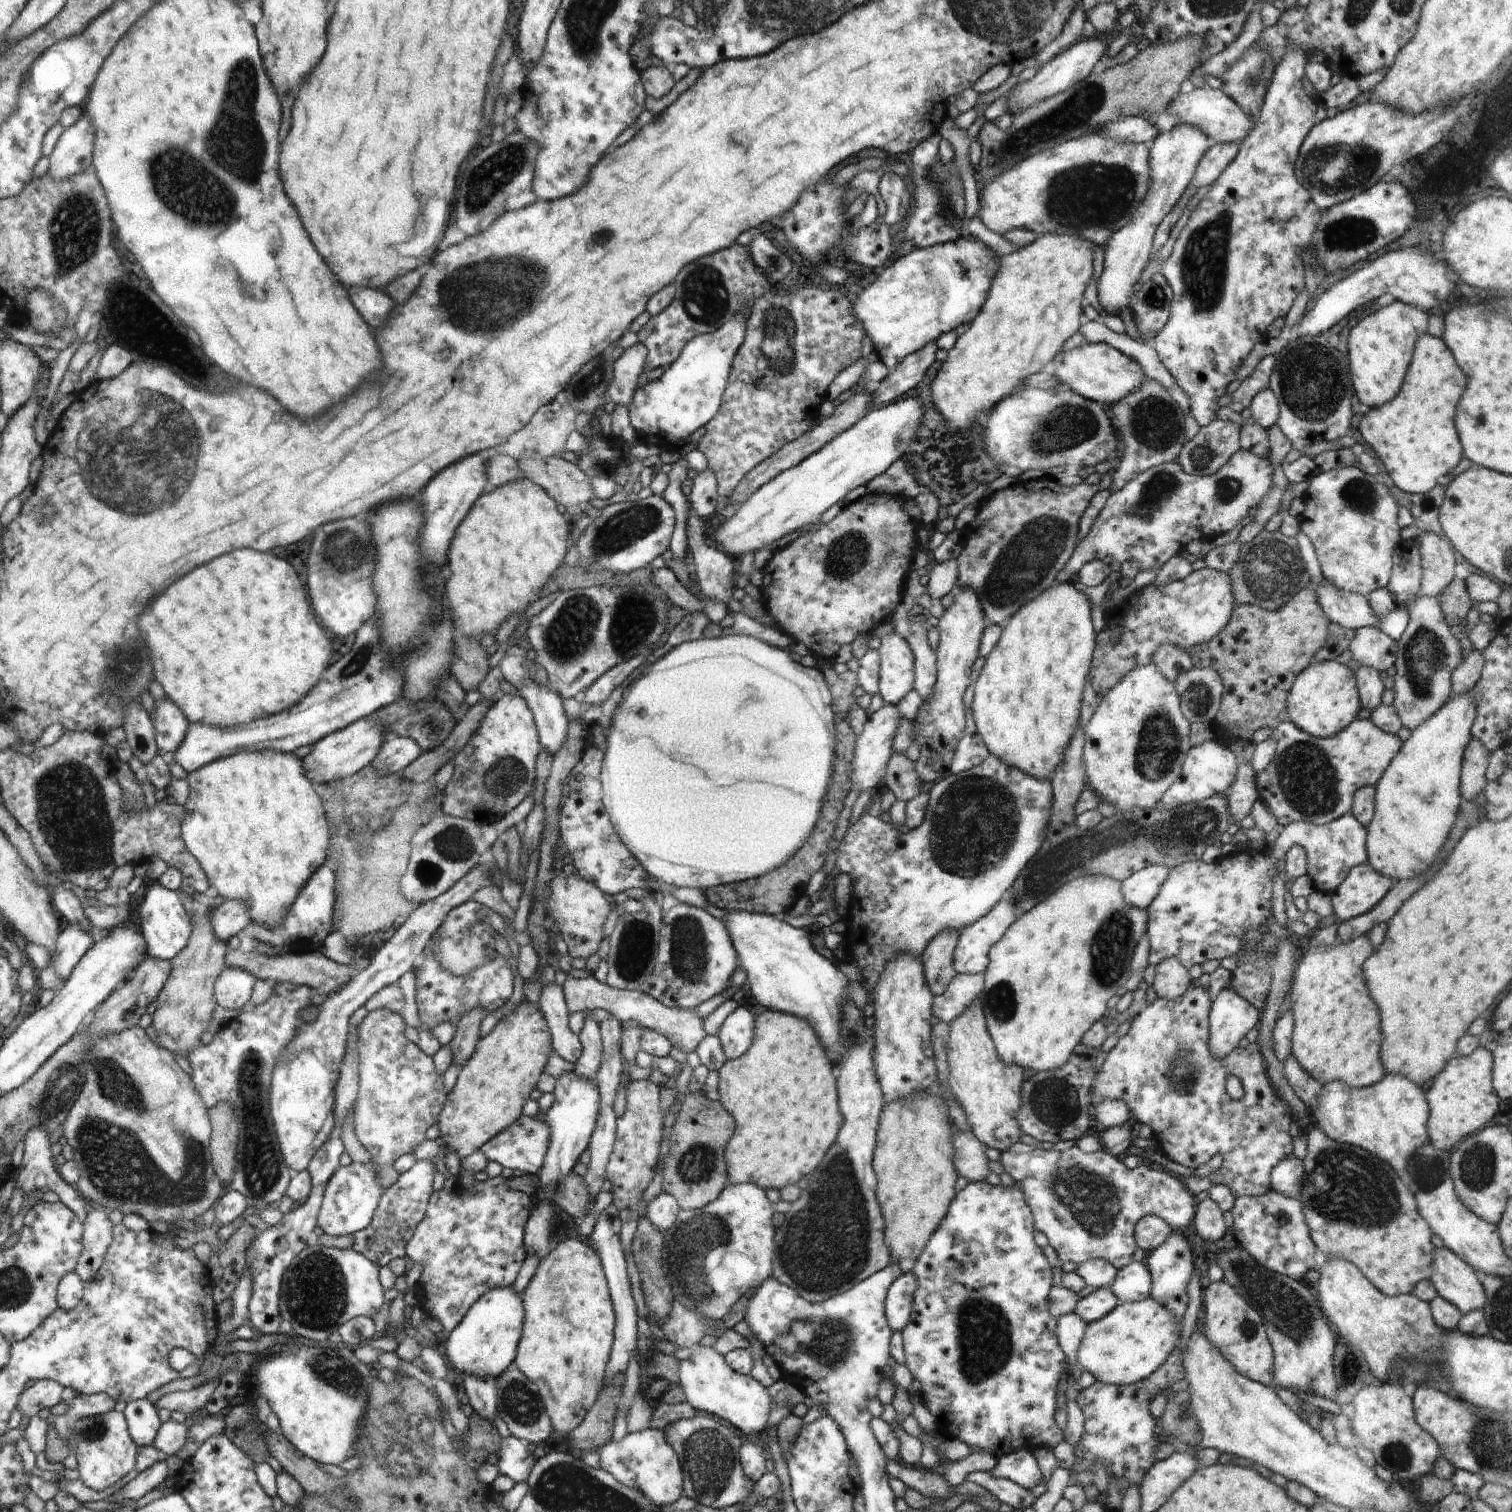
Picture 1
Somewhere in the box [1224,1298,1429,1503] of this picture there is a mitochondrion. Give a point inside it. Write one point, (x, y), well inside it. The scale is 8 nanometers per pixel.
(1398, 1455)

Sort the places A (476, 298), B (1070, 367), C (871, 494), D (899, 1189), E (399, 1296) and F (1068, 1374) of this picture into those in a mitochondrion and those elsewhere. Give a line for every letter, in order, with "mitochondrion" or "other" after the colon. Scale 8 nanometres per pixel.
A: mitochondrion
B: other
C: other
D: other
E: other
F: other

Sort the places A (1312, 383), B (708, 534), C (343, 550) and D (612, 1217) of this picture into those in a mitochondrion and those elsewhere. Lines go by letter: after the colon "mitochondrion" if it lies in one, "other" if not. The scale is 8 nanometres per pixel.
A: mitochondrion
B: other
C: mitochondrion
D: other

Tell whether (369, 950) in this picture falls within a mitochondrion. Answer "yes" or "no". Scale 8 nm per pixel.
no

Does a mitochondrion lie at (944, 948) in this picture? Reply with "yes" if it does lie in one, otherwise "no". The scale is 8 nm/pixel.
no

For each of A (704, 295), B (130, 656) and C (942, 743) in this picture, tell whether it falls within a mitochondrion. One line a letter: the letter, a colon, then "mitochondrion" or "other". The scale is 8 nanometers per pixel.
A: mitochondrion
B: mitochondrion
C: other

